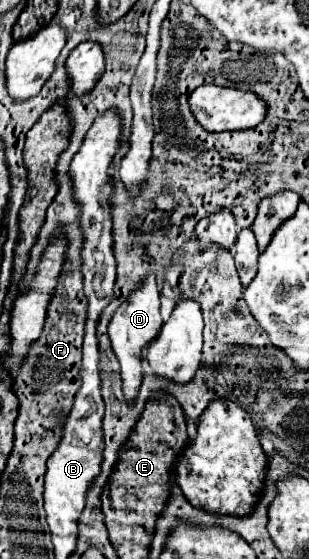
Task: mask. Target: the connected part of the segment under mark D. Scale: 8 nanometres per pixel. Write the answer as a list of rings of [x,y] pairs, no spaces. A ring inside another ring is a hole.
[[[148,275],[144,285],[136,291],[132,291],[132,295],[128,297],[128,301],[124,301],[116,315],[112,317],[110,325],[108,325],[108,335],[112,341],[112,349],[120,361],[120,375],[122,375],[122,393],[128,405],[134,405],[136,397],[138,397],[138,389],[142,385],[144,379],[144,371],[142,371],[142,351],[148,347],[148,343],[152,339],[158,337],[158,331],[162,327],[162,317],[160,317],[160,295],[158,295],[158,287],[156,287],[156,279],[154,275]]]

